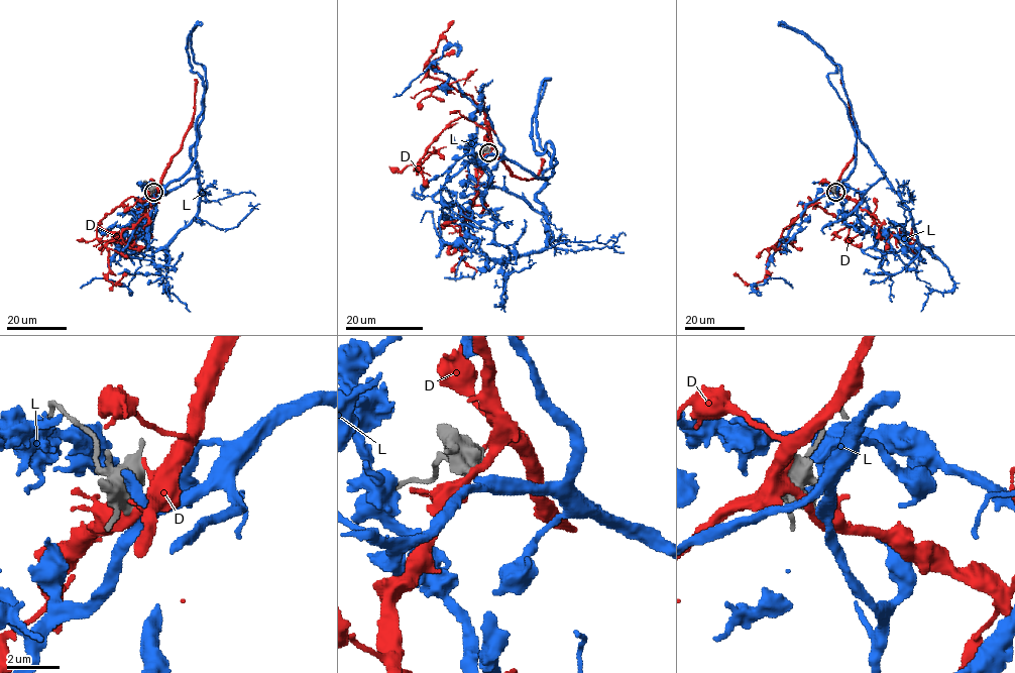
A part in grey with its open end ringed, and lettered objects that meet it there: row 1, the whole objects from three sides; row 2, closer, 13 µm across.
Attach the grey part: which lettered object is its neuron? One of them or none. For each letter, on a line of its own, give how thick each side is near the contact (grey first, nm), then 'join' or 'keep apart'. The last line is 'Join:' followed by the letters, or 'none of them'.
D: calibres 460 and 400 nm; keep apart
L: calibres 400 and 300 nm; join
Join: L

